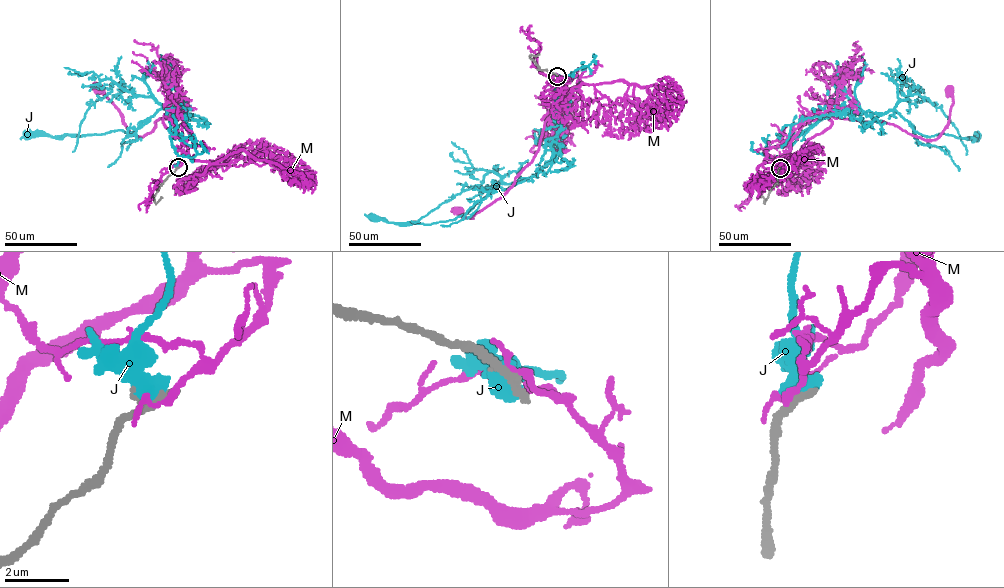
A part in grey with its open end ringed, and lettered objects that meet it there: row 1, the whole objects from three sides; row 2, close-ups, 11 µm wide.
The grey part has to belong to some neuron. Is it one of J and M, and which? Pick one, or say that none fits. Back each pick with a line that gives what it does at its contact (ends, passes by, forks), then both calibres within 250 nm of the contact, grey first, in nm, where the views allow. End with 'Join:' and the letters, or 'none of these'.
Join: none of these

